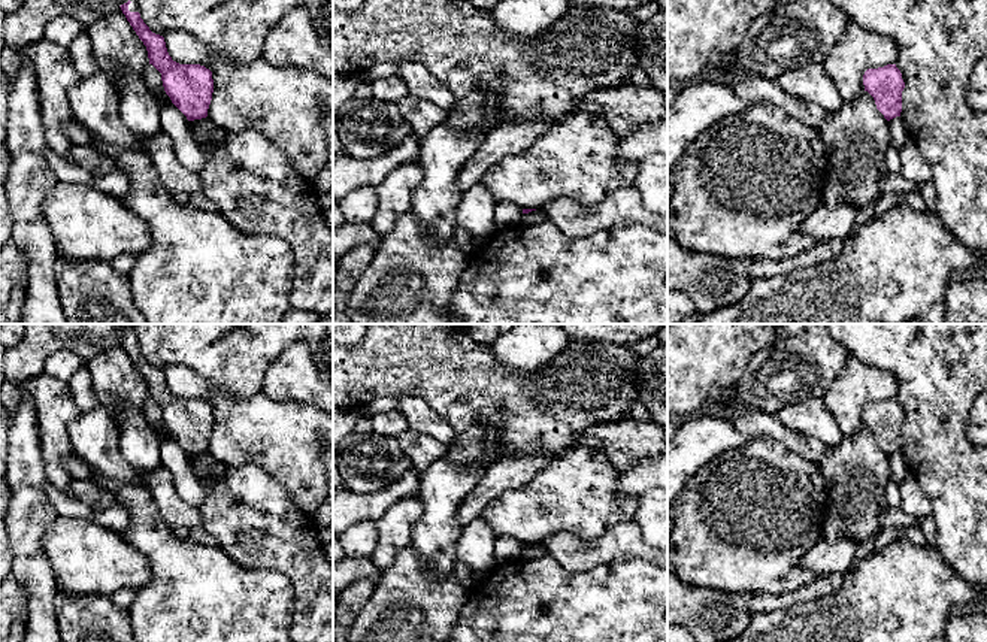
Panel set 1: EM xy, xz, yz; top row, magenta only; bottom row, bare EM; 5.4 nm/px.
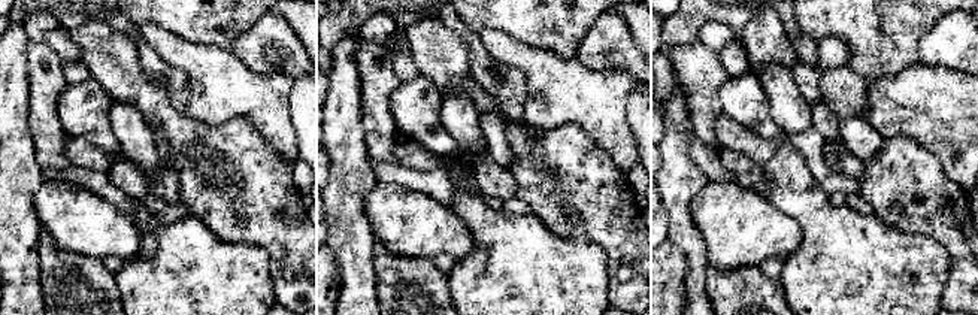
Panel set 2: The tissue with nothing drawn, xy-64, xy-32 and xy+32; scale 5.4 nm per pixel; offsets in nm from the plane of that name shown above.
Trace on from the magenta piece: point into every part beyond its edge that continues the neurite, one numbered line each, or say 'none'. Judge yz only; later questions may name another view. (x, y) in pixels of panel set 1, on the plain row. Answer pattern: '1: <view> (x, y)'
none

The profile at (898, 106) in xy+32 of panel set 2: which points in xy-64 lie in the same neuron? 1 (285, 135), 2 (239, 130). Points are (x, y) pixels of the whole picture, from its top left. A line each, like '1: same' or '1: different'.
1: same
2: different

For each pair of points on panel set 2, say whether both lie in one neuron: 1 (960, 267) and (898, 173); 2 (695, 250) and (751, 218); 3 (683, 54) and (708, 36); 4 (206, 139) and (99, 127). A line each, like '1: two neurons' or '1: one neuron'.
1: one neuron
2: two neurons
3: two neurons
4: two neurons

